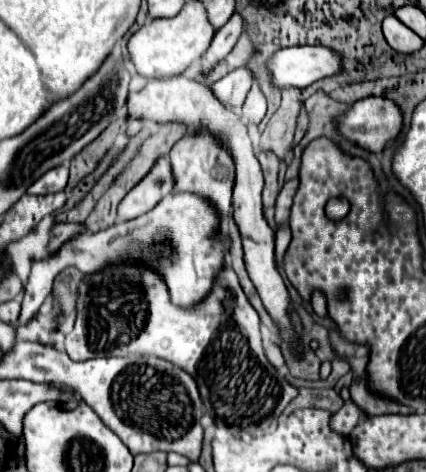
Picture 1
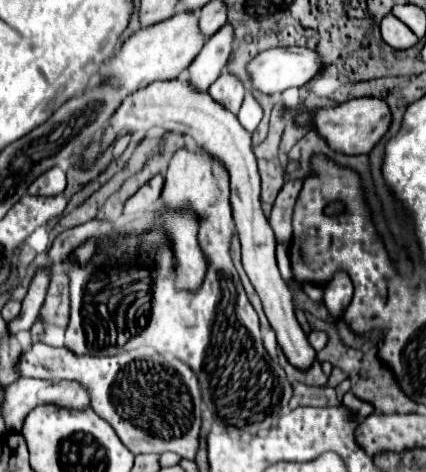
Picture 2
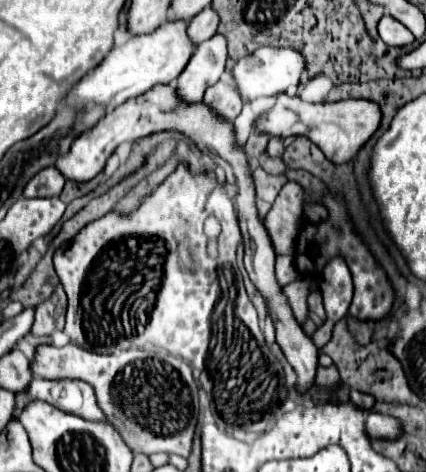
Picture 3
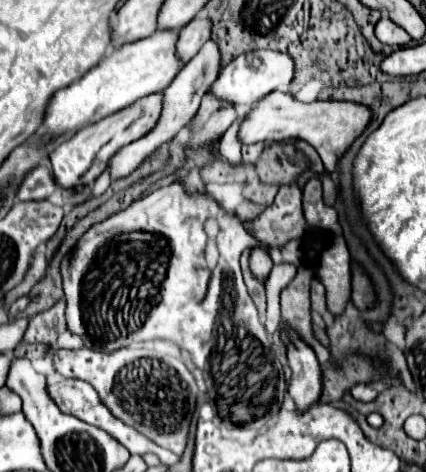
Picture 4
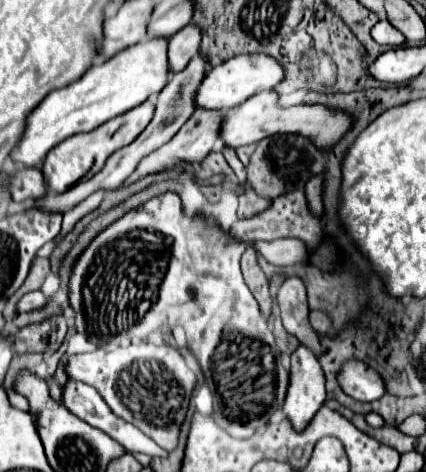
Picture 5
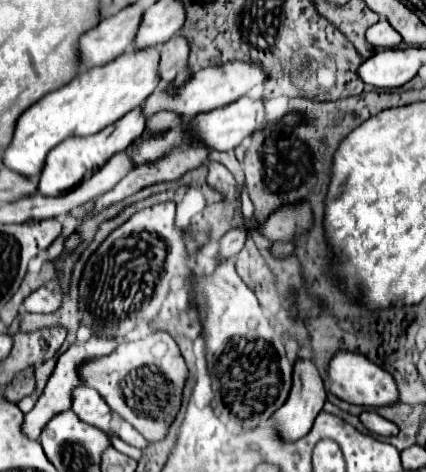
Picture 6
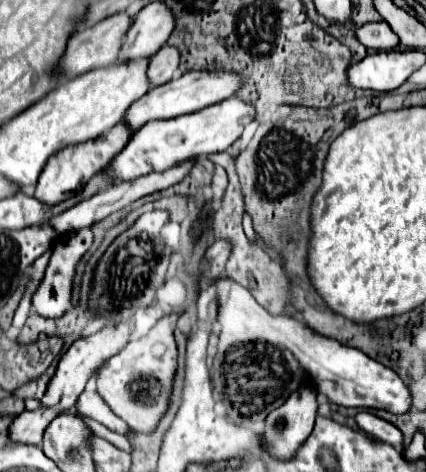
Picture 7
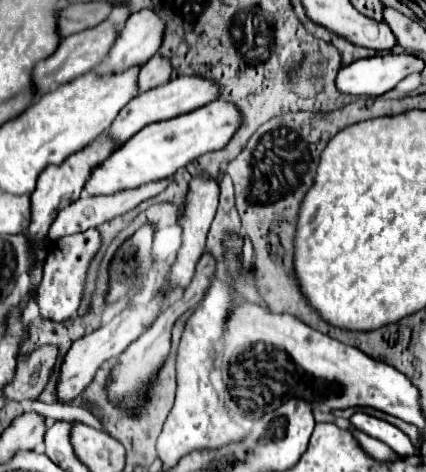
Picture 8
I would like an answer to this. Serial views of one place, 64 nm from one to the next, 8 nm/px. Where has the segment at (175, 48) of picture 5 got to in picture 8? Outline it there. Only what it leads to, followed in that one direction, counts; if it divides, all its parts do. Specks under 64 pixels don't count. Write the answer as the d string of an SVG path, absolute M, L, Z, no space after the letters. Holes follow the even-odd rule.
M152 56L138 74L138 92L152 90L170 80L170 62L162 56Z

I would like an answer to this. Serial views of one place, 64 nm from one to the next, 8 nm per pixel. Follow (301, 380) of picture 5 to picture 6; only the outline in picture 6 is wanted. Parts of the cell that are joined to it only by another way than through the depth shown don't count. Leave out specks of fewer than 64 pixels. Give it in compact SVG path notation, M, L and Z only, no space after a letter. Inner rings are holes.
M298 358L298 360L296 360L296 366L294 366L294 384L292 384L290 396L288 396L286 404L284 404L282 408L278 408L278 410L272 414L274 430L278 432L278 436L280 436L284 442L294 442L294 440L306 436L306 434L310 432L312 424L314 424L314 418L316 418L318 412L322 410L324 400L326 400L326 390L324 390L324 382L322 382L320 372L318 372L316 366L312 364L312 360L308 360L308 358Z

